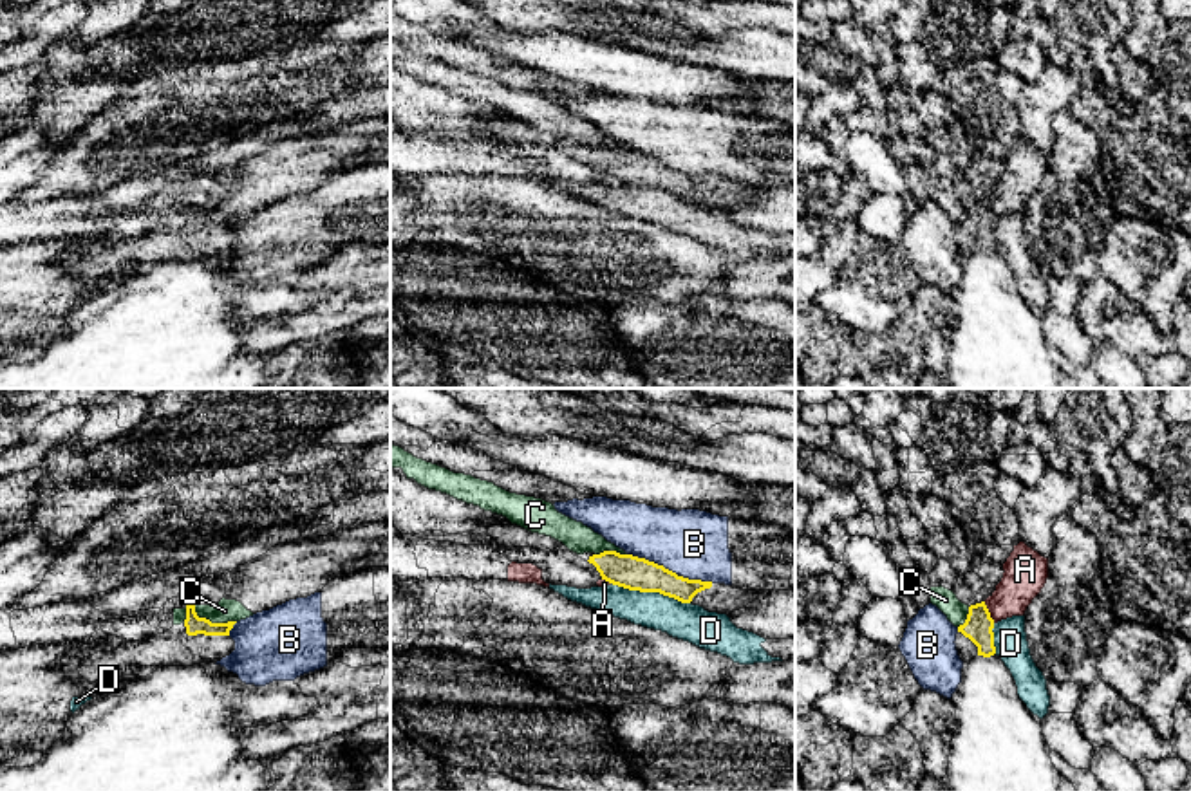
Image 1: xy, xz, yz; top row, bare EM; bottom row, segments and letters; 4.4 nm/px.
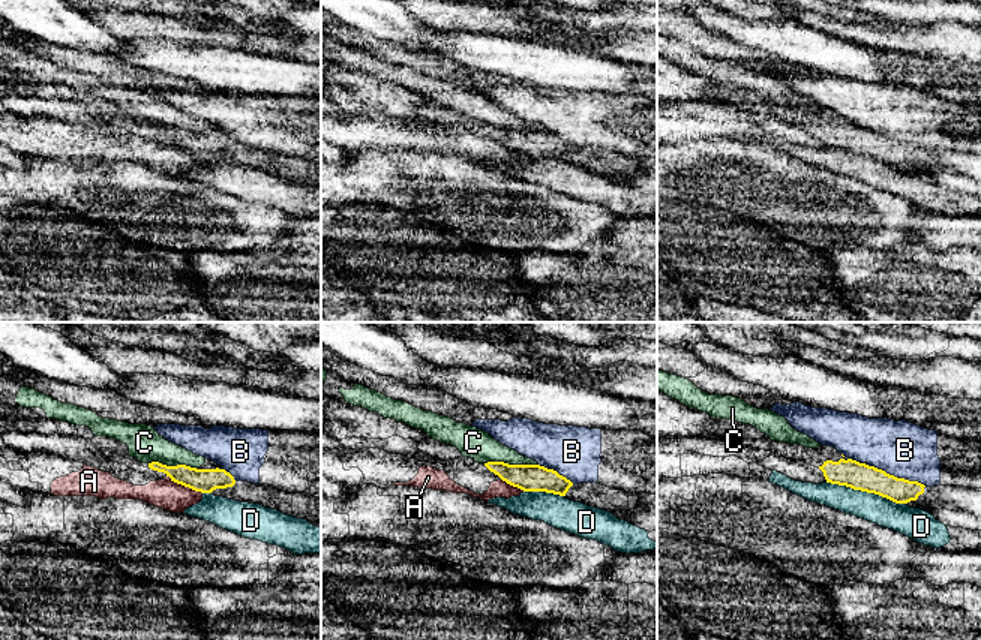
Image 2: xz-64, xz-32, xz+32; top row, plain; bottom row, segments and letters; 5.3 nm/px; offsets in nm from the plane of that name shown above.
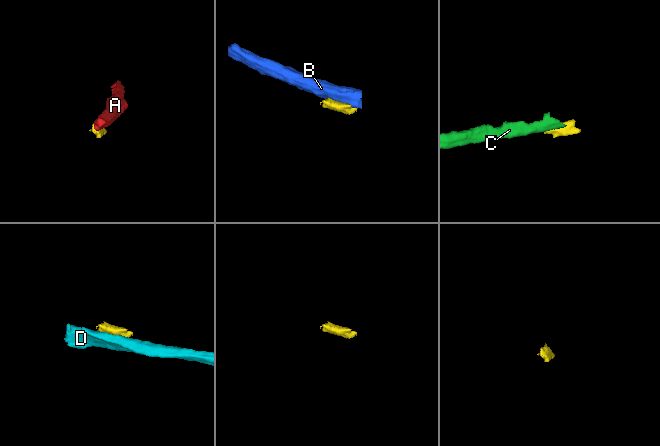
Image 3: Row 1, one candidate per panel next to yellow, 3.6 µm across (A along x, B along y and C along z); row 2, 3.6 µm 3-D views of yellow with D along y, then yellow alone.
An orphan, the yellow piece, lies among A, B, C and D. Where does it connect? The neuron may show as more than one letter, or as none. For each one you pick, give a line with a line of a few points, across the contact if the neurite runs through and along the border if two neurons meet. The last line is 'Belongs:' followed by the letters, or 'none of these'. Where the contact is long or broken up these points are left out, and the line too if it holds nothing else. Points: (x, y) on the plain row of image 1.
Belongs: none of these

